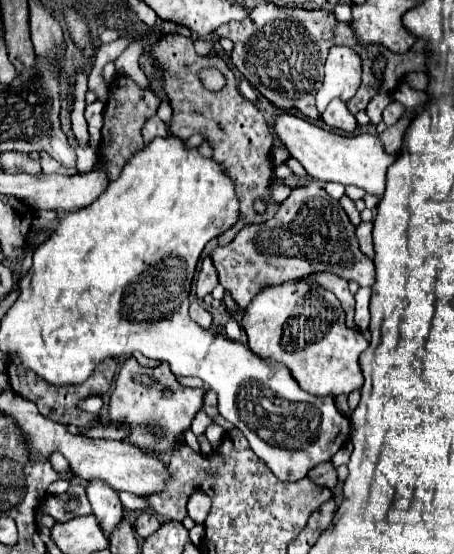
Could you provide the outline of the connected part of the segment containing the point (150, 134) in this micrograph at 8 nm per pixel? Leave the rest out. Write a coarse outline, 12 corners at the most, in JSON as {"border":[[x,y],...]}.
{"border":[[157,118],[143,126],[145,144],[167,136],[167,126]]}

